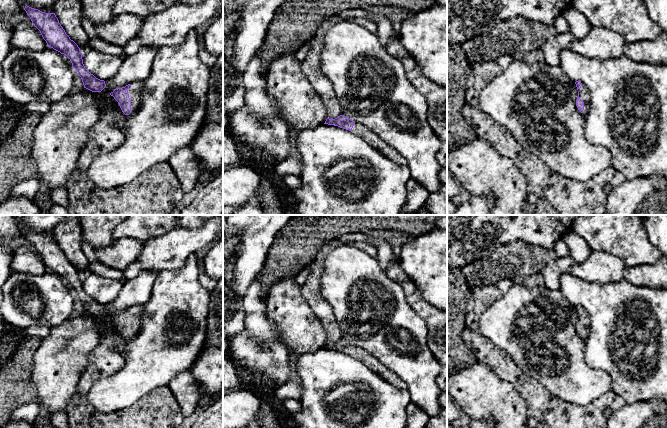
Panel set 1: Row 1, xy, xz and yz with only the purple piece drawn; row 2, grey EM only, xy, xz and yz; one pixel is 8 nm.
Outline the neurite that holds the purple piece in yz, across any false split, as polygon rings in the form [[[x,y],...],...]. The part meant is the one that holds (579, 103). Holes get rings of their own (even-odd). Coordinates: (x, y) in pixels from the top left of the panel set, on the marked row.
[[[580,81],[575,82],[578,90],[578,98],[576,100],[576,106],[578,110],[585,116],[588,112],[590,103],[590,93],[588,88]]]

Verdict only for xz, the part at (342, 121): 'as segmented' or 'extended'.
extended

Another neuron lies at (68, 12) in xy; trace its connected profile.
[[[58,0],[55,15],[66,34],[80,49],[89,47],[89,36],[81,23],[81,2],[79,0]]]

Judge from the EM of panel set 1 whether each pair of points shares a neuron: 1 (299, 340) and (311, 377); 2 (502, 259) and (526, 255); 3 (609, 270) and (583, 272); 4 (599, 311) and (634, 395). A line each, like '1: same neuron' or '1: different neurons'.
1: different neurons
2: same neuron
3: same neuron
4: same neuron

